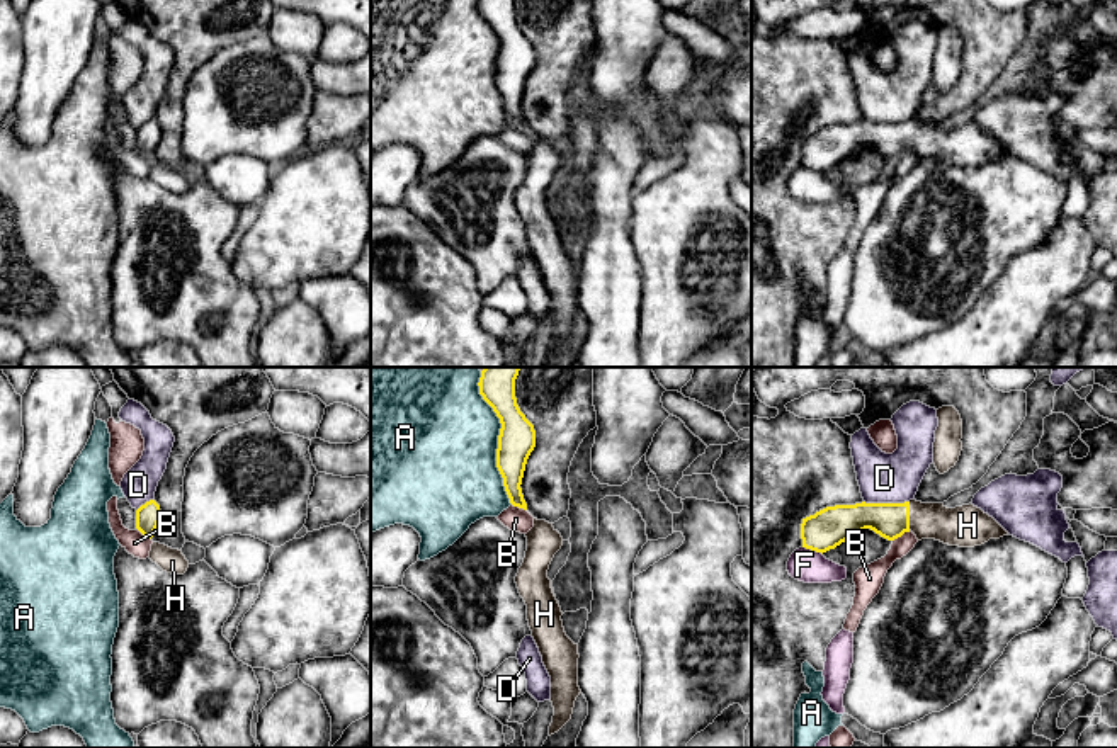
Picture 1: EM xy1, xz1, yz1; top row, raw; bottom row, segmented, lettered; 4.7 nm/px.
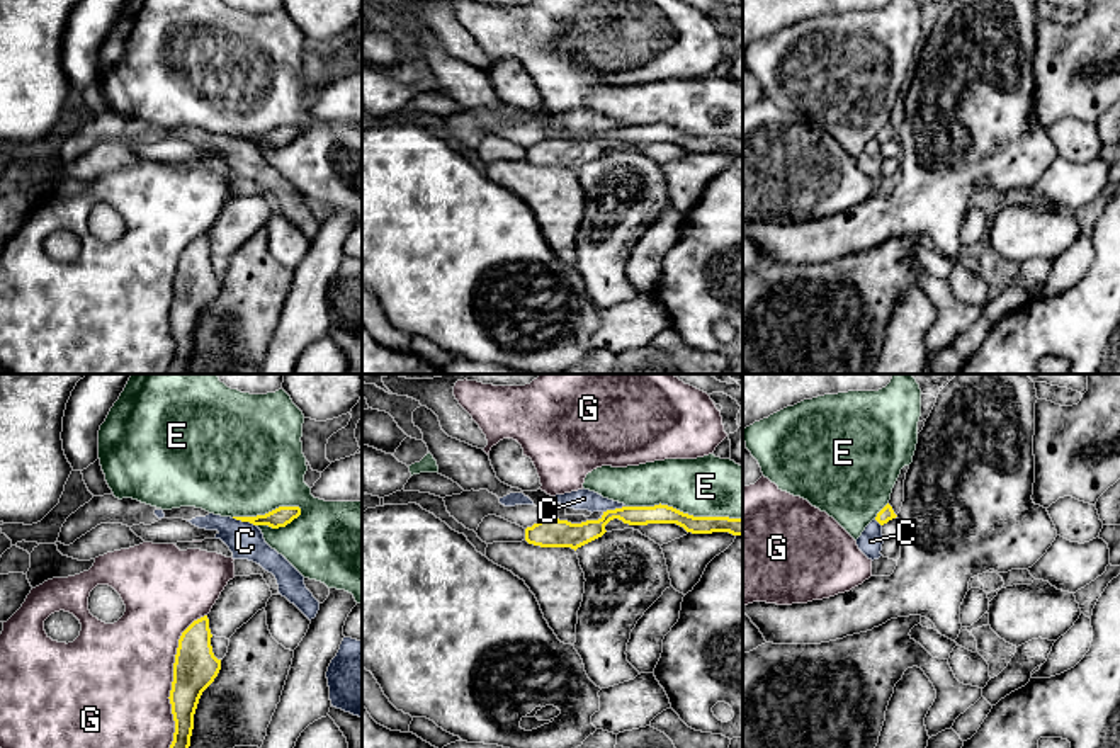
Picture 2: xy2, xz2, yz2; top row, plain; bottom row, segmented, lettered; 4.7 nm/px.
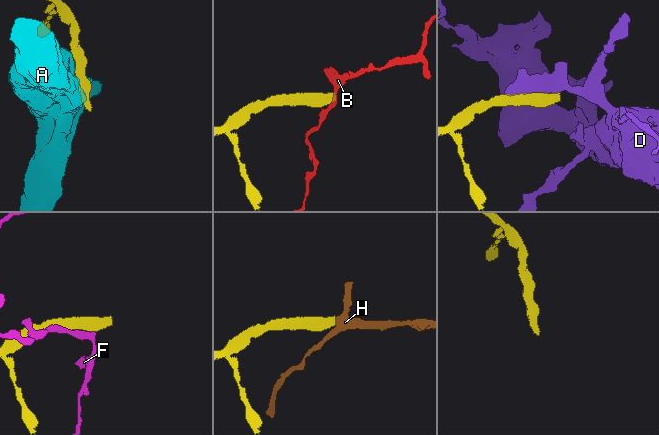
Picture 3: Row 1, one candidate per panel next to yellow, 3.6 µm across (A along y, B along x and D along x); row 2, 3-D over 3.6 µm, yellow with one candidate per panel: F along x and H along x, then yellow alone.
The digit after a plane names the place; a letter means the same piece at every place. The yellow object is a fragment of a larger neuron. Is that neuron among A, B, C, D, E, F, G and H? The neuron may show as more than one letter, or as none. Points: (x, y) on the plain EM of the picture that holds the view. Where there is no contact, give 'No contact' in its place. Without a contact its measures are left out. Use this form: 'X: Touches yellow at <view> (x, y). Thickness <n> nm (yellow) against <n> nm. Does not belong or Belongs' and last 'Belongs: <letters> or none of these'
A: Touches yellow at xz1 (498, 62). Thickness 180 nm (yellow) against 500 nm. Does not belong
B: Touches yellow at yz1 (901, 153). Thickness 170 nm (yellow) against 120 nm. Does not belong
C: Touches yellow at xy2 (245, 140). Thickness 90 nm (yellow) against 170 nm. Does not belong
D: Touches yellow at yz1 (886, 123). Thickness 170 nm (yellow) against 240 nm. Does not belong
E: Touches yellow at xy2 (265, 133). Thickness 90 nm (yellow) against 480 nm. Does not belong
F: Touches yellow at yz1 (813, 169). Thickness 190 nm (yellow) against 160 nm. Does not belong
G: Touches yellow at xy2 (172, 301). Thickness 200 nm (yellow) against 500 nm. Does not belong
H: Touches yellow at yz1 (908, 135). Thickness 170 nm (yellow) against 180 nm. Belongs
Belongs: H

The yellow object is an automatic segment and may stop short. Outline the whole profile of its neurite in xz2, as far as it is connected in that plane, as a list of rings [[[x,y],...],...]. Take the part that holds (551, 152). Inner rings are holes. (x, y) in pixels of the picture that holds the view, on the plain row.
[[[668,124],[654,126],[622,126],[607,129],[598,139],[571,143],[559,138],[546,138],[525,148],[525,160],[540,167],[571,167],[578,168],[607,150],[605,144],[619,138],[629,144],[676,143],[692,153],[729,151],[743,155],[743,138],[729,136],[693,136]]]

